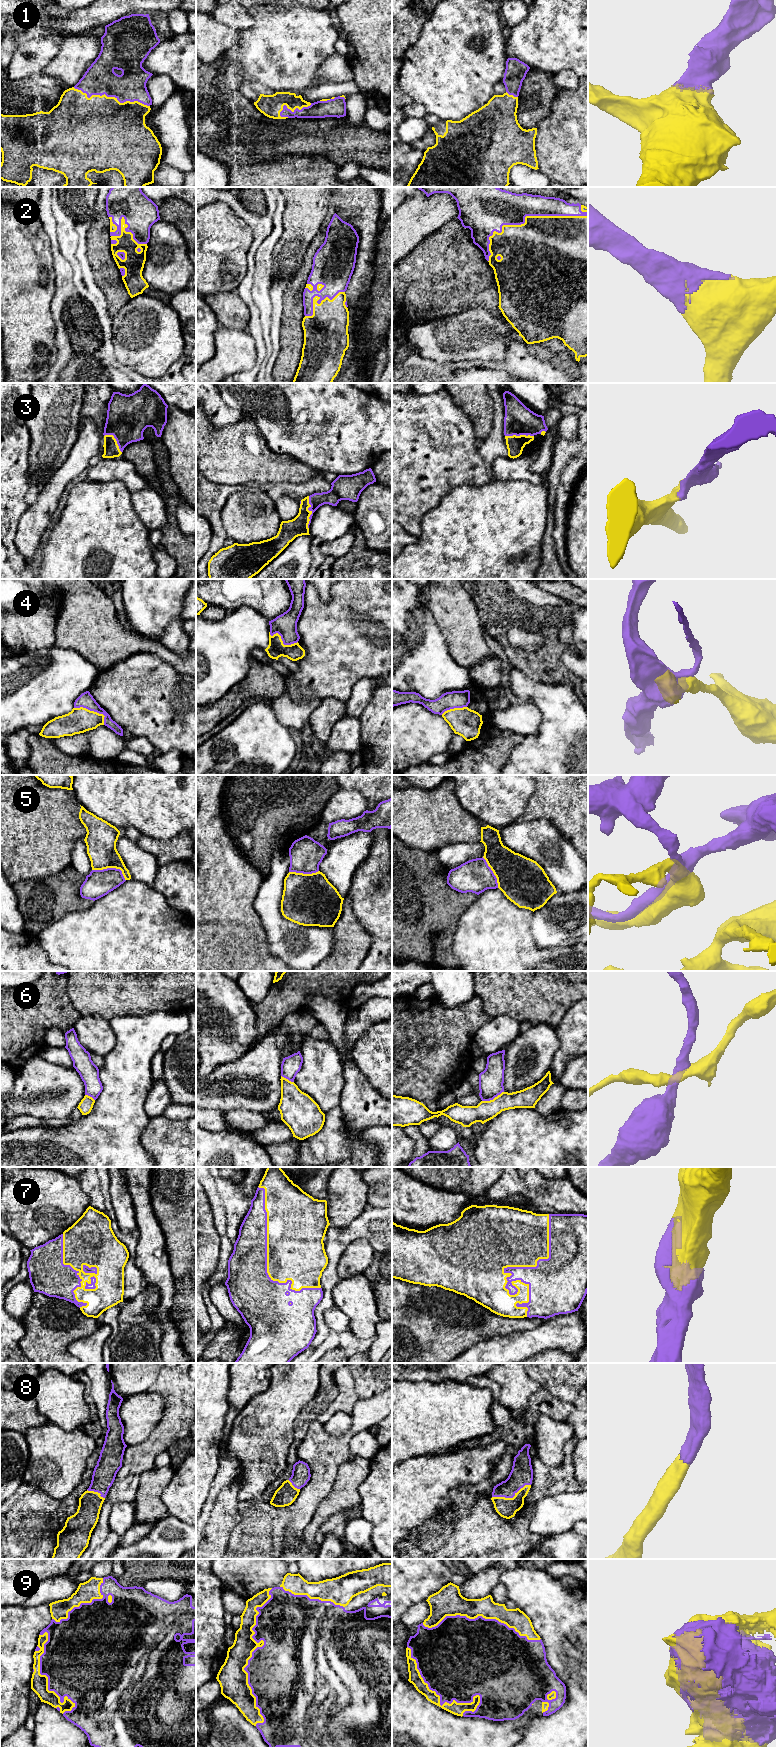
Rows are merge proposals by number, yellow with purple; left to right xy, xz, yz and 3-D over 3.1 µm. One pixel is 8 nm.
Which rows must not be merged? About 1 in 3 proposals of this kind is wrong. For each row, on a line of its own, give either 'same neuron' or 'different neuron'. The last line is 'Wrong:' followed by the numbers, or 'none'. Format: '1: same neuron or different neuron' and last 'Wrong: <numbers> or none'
1: same neuron
2: same neuron
3: same neuron
4: different neuron
5: same neuron
6: different neuron
7: same neuron
8: same neuron
9: same neuron
Wrong: 4, 6

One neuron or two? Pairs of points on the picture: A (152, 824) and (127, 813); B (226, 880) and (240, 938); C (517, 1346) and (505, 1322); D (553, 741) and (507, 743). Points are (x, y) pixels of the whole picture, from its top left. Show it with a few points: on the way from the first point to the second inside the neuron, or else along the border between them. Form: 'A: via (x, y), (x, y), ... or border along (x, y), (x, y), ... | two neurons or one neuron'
A: via (146, 822), (136, 813), (133, 813) | one neuron
B: via (226, 894), (226, 924) | one neuron
C: border along (533, 1328), (496, 1335), (487, 1339) | two neurons
D: border along (525, 737), (511, 751), (507, 762) | two neurons

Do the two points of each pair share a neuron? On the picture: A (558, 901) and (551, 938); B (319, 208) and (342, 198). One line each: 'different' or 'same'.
A: same
B: different

